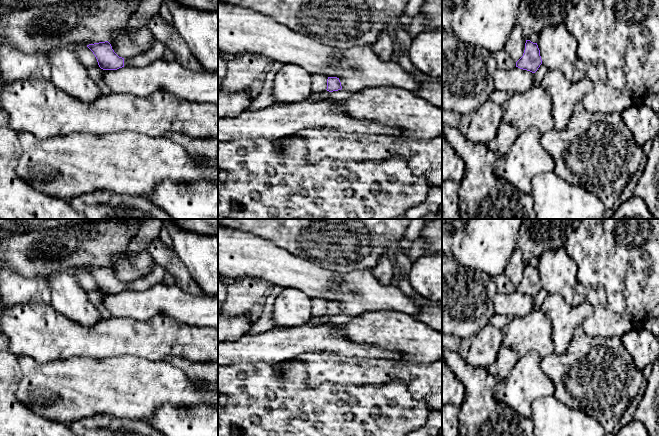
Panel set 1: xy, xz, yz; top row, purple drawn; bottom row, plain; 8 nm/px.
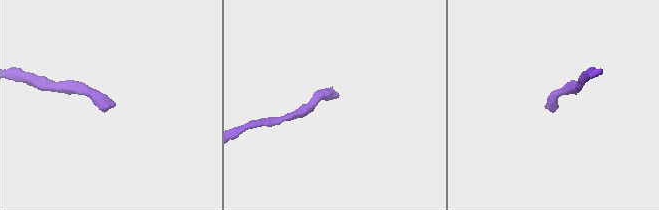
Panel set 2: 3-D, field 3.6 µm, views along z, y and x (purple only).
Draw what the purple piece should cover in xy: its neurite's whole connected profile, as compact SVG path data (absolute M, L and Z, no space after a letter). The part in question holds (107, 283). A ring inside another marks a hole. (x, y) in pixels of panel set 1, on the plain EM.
M155 260L146 276L129 282L119 281L108 265L89 268L87 271L95 279L98 289L103 294L117 294L126 291L141 291L163 282L166 270Z

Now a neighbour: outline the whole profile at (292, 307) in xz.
M284 288L272 306L275 327L295 327L309 323L312 317L311 299L297 288Z

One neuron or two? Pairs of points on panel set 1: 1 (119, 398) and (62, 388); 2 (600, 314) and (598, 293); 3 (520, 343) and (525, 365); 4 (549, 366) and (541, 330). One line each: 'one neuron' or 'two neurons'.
1: one neuron
2: one neuron
3: two neurons
4: two neurons

